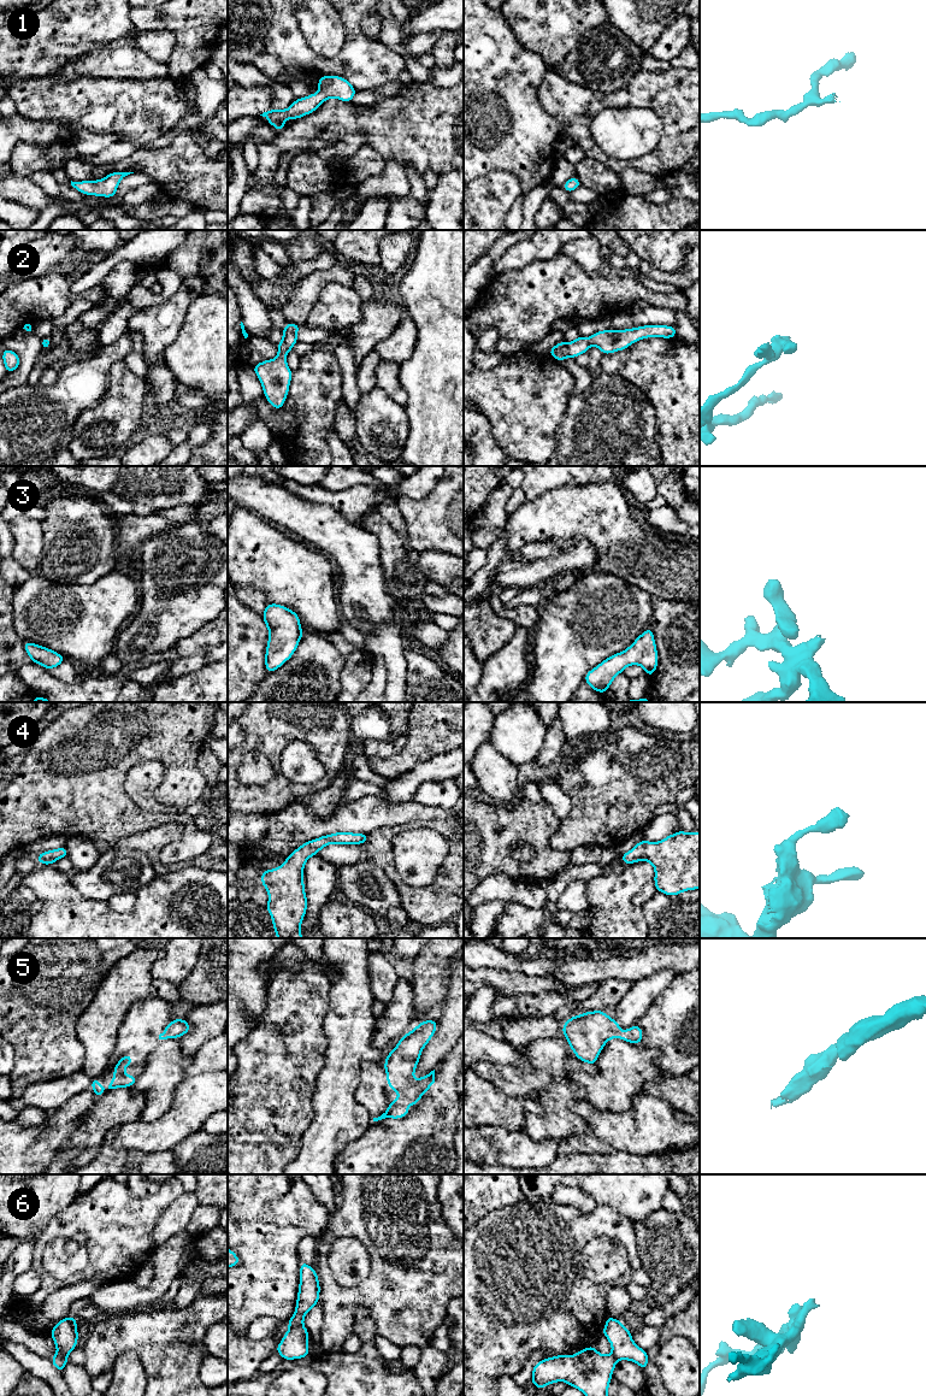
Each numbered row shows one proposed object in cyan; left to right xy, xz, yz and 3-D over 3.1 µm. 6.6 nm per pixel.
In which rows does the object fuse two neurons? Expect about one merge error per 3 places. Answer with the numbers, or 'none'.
6

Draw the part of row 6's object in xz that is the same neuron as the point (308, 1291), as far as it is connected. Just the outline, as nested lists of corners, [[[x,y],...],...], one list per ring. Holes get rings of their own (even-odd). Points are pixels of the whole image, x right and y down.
[[[300,1264],[300,1284],[294,1315],[287,1321],[289,1327],[303,1325],[305,1315],[319,1303],[320,1285],[318,1274],[308,1264]]]

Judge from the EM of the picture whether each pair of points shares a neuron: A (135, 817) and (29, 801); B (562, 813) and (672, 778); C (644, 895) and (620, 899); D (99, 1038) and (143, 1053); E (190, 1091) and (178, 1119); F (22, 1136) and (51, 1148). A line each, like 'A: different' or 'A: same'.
A: same
B: different
C: different
D: different
E: same
F: same

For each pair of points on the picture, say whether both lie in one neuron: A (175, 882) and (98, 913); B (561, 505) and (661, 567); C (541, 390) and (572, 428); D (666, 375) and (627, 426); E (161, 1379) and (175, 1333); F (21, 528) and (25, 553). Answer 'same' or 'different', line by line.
A: same
B: same
C: different
D: different
E: same
F: same

